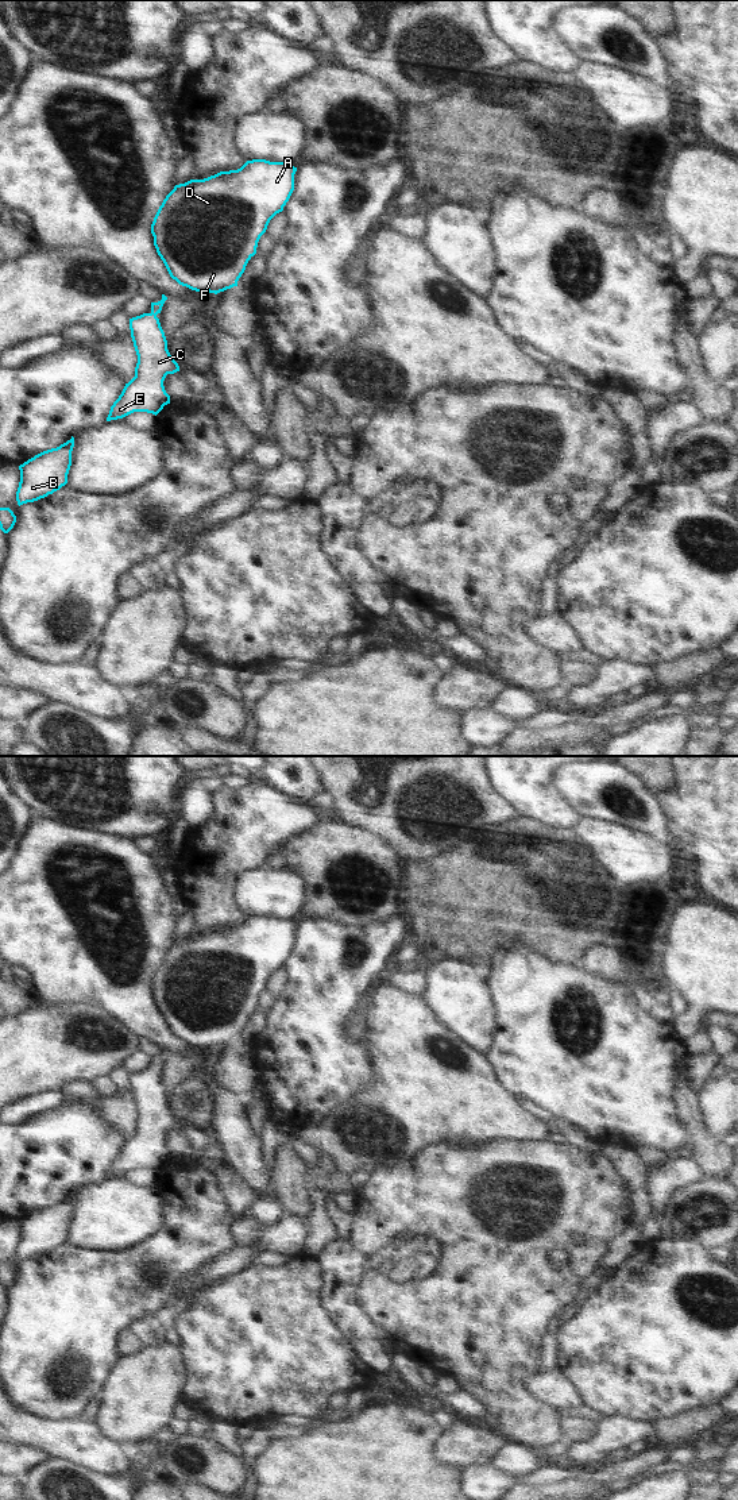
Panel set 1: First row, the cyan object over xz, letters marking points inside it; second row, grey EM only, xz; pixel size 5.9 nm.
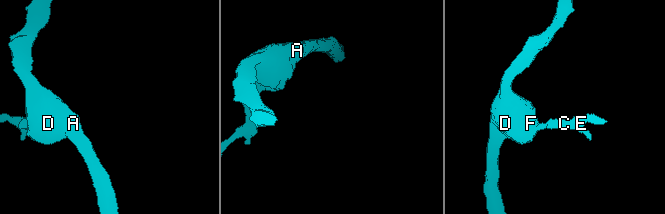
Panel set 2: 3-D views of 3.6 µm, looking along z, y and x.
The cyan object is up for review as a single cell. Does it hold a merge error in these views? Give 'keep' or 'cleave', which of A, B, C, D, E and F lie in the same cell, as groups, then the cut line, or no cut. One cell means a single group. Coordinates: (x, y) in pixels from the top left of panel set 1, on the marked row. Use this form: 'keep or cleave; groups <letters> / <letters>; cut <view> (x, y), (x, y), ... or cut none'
keep; groups A B C D E F; cut none

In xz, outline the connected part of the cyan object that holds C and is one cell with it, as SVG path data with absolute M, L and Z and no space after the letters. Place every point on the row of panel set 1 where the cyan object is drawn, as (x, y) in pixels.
M162 294L161 301L151 302L150 313L130 319L131 338L138 355L135 377L125 383L121 394L111 406L107 421L123 419L134 412L147 412L157 416L165 405L170 404L170 396L165 390L163 381L167 374L179 371L179 366L167 350L167 340L157 317L166 300L167 297Z

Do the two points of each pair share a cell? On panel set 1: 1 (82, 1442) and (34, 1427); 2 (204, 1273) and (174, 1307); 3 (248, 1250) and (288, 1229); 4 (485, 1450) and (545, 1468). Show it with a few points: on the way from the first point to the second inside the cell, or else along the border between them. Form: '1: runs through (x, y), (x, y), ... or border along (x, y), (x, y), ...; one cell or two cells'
1: runs through (70, 1439), (46, 1434); one cell
2: border along (190, 1296), (173, 1302); two cells
3: runs through (258, 1246), (278, 1237); one cell
4: border along (489, 1462), (472, 1462), (462, 1469); two cells

